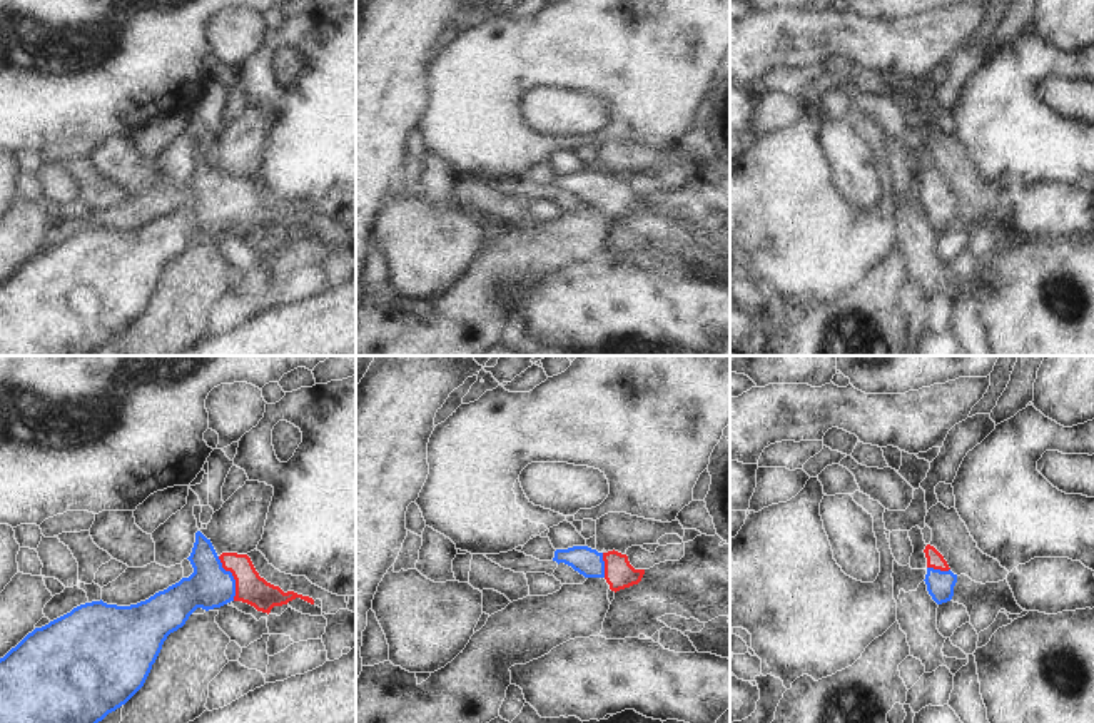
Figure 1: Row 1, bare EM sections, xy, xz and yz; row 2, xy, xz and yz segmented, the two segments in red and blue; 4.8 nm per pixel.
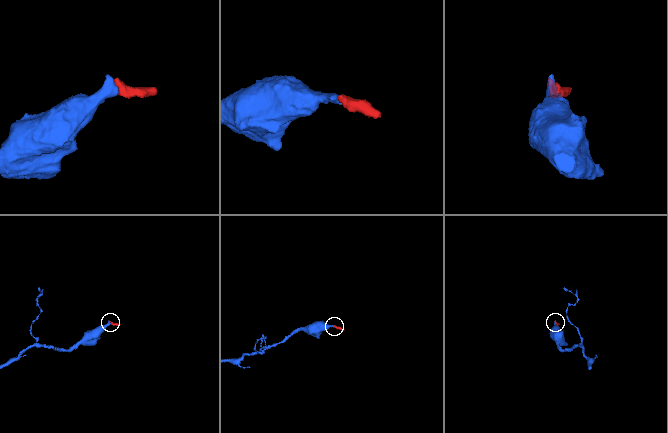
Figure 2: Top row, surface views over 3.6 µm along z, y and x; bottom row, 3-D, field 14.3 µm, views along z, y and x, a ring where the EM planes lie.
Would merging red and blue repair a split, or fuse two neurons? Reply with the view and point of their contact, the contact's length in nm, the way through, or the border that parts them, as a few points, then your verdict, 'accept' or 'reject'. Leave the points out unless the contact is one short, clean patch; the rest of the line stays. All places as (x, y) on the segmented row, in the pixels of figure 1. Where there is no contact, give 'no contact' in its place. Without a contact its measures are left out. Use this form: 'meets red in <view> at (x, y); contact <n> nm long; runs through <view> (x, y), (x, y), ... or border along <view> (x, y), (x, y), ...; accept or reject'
meets red in xy at (234, 578); contact 240 nm long; runs through xy (251, 588), (234, 578), (222, 578), (209, 586); accept

